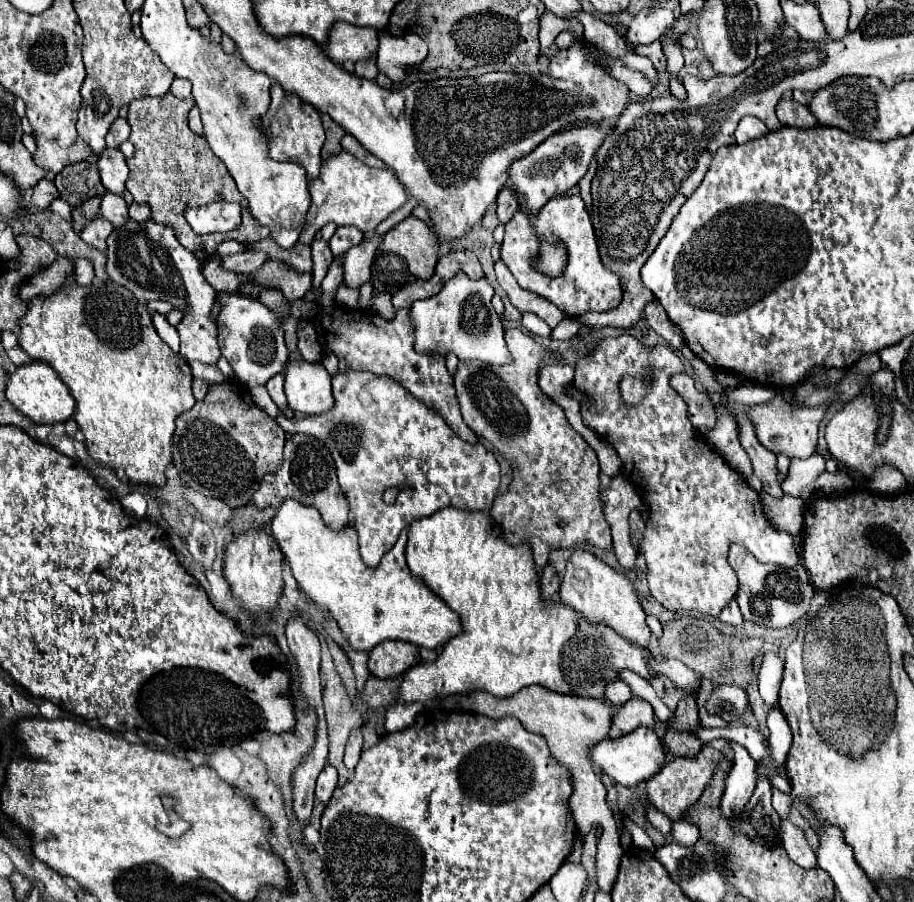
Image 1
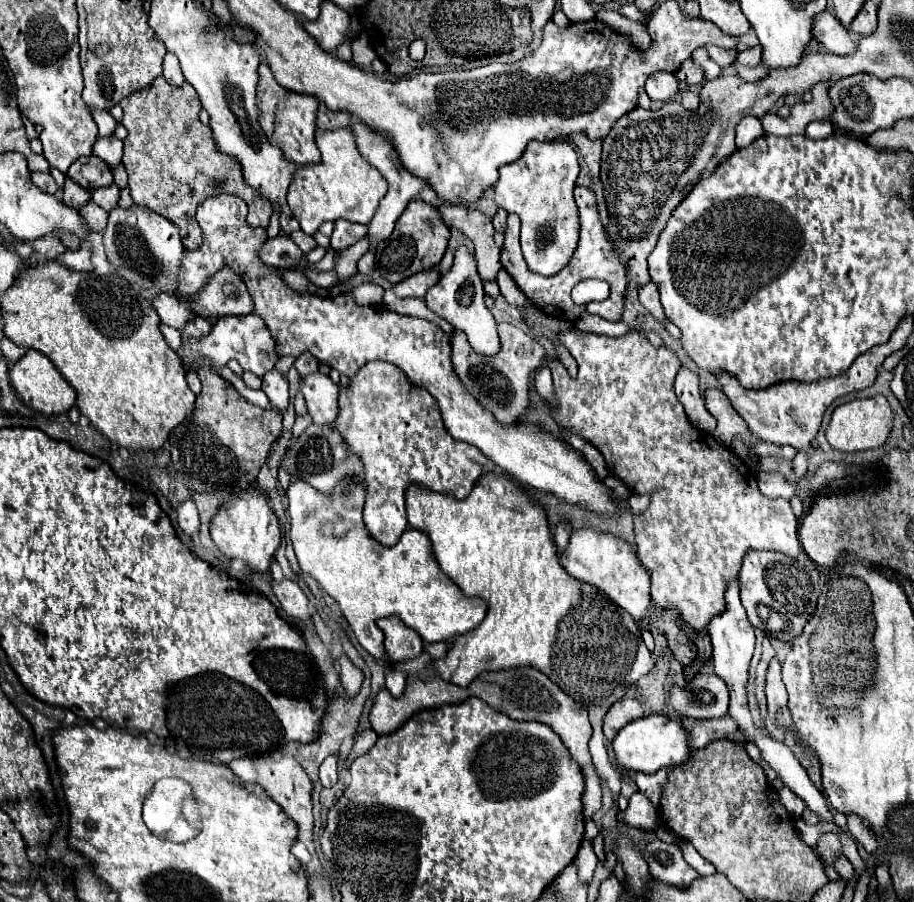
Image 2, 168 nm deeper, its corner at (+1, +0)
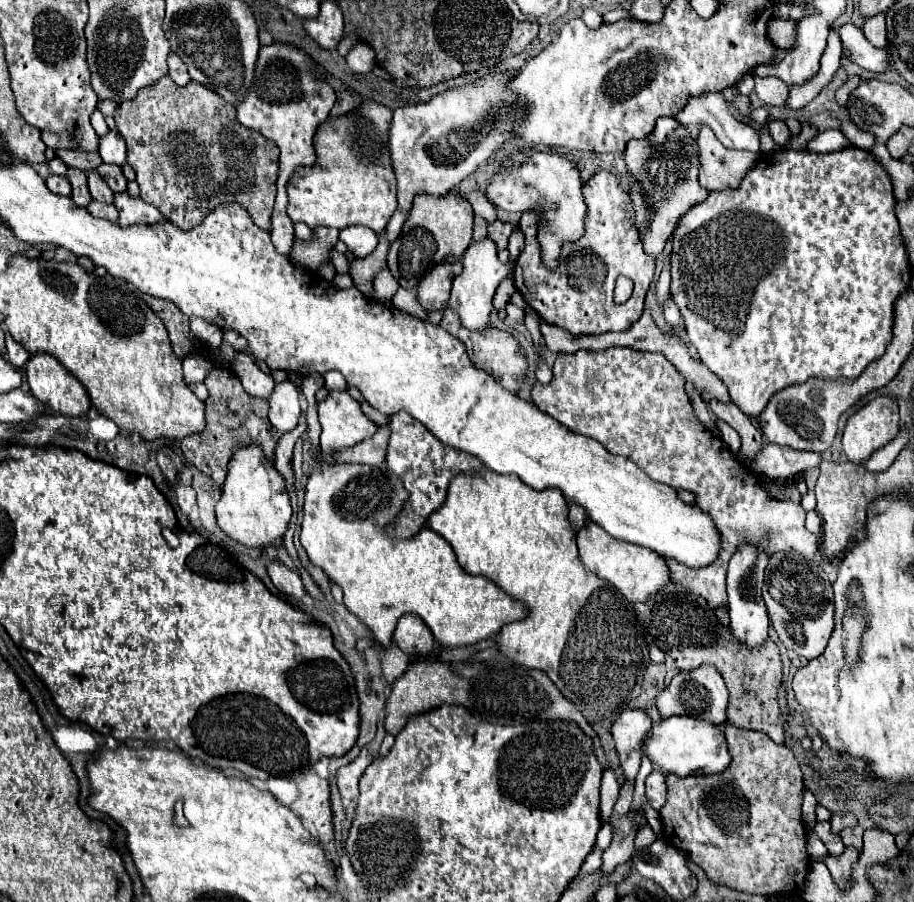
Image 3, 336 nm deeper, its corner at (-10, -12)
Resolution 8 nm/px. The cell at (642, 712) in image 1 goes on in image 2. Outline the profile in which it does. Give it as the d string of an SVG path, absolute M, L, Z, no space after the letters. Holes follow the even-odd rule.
M633 696L621 698L619 702L615 702L615 704L609 708L609 712L607 712L605 720L603 720L605 738L607 738L607 740L613 740L615 736L617 736L617 732L619 732L625 724L629 724L629 722L633 722L633 720L637 720L637 718L643 718L643 716L645 716L643 704L641 704L637 698L633 698Z

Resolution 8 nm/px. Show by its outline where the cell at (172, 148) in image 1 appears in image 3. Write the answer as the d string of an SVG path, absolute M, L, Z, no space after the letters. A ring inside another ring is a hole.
M162 76L152 86L138 90L132 100L120 102L114 120L118 132L126 140L128 164L136 172L136 180L140 184L140 198L156 206L166 220L190 230L198 226L218 204L236 202L244 206L248 214L252 214L254 222L260 228L270 230L280 150L272 140L262 138L260 132L242 126L236 118L236 106L228 104L214 90L194 80L190 80L186 86L176 86L170 76Z

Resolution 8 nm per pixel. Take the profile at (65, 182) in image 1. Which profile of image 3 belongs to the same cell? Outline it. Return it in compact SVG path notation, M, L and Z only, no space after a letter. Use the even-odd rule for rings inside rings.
M100 164L98 172L102 172L102 178L112 188L112 192L126 192L126 178L120 170L120 166L114 164Z

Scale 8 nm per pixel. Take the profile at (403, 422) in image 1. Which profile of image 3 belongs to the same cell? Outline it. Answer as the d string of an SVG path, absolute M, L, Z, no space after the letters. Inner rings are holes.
M398 412L390 416L388 426L392 434L390 434L390 444L388 444L388 454L386 454L386 466L390 472L398 474L404 480L404 486L410 492L410 498L404 510L394 520L394 524L388 524L386 530L392 536L408 538L408 536L414 536L418 530L422 530L424 524L428 522L428 516L444 504L446 490L454 474L476 472L482 466L482 462L468 452L442 444L422 422L414 420L410 414Z

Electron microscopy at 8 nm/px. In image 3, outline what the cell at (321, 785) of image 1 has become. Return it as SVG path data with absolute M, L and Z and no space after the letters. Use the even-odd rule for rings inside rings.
M362 748L360 756L352 764L344 766L342 770L338 770L336 780L338 780L340 796L344 800L354 800L358 796L358 780L364 774L364 770L372 764L372 760L374 760L374 756L370 754L370 750L368 748Z

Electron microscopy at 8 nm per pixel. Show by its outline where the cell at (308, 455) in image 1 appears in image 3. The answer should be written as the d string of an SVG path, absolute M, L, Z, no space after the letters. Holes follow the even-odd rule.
M382 426L372 438L362 440L360 444L340 450L334 456L328 456L330 462L362 462L370 466L380 466L386 460L386 444L390 440L390 428Z

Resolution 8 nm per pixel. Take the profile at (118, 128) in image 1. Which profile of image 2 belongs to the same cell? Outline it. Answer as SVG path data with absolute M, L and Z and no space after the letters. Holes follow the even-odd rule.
M91 110L91 116L95 120L95 124L99 126L99 138L107 138L107 136L113 136L115 128L119 122L115 122L115 118L107 112L107 110Z

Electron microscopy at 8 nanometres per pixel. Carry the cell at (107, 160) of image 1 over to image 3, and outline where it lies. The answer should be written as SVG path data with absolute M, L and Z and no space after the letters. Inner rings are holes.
M110 130L106 136L100 138L98 152L106 164L122 166L126 162L126 144L122 134L118 130Z

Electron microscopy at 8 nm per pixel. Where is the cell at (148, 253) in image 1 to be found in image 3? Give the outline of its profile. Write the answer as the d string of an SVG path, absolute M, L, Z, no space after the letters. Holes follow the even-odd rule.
M116 192L114 204L120 212L120 218L118 218L120 226L130 226L130 224L140 224L140 222L150 224L150 222L164 220L162 214L152 204L140 200L140 198L132 198L132 196L128 196L128 192Z

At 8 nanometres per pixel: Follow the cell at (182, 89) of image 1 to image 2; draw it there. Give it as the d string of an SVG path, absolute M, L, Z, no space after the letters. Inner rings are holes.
M165 54L165 62L163 62L163 76L171 86L183 86L185 78L181 74L181 66L179 60L173 54Z

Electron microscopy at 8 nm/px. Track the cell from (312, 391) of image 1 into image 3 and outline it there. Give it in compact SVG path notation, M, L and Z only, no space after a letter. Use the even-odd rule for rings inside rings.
M330 392L326 400L318 404L322 434L320 446L324 454L346 450L366 438L370 438L378 426L364 416L360 404L346 392Z

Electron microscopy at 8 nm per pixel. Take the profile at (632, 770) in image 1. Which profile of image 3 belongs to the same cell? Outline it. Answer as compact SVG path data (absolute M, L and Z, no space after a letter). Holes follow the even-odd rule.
M692 716L664 718L658 726L652 728L650 736L646 738L644 752L650 756L652 764L658 766L664 774L674 772L678 776L690 776L696 770L702 774L722 772L732 762L724 732L714 724Z

